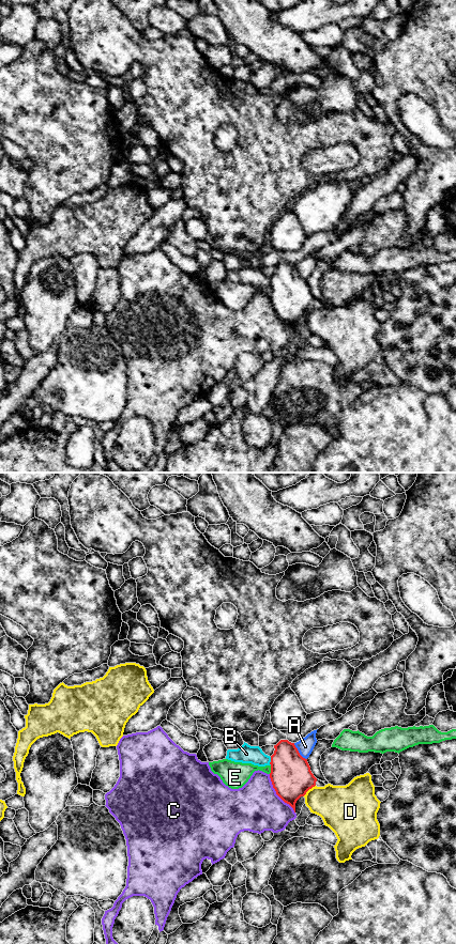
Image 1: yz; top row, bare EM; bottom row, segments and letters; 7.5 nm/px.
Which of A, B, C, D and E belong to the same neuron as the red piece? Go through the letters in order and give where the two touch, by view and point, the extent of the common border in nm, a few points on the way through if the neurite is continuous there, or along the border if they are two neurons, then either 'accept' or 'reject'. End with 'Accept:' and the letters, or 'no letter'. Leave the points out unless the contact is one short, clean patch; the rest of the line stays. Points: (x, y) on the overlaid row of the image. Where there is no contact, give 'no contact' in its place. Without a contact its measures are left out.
A: yz (298, 752) | 160 nm | reject
B: yz (271, 761) | 60 nm | reject
C: yz (277, 794) | 360 nm | reject
D: yz (308, 789) | 130 nm | along yz (315, 785), (303, 795) | reject
E: yz (271, 770) | 70 nm | reject
Accept: no letter

